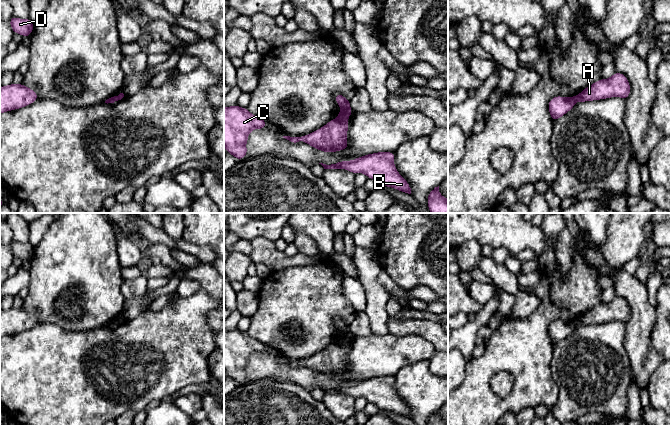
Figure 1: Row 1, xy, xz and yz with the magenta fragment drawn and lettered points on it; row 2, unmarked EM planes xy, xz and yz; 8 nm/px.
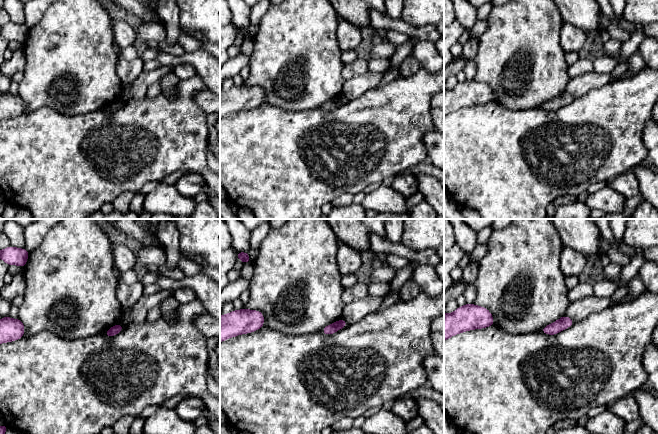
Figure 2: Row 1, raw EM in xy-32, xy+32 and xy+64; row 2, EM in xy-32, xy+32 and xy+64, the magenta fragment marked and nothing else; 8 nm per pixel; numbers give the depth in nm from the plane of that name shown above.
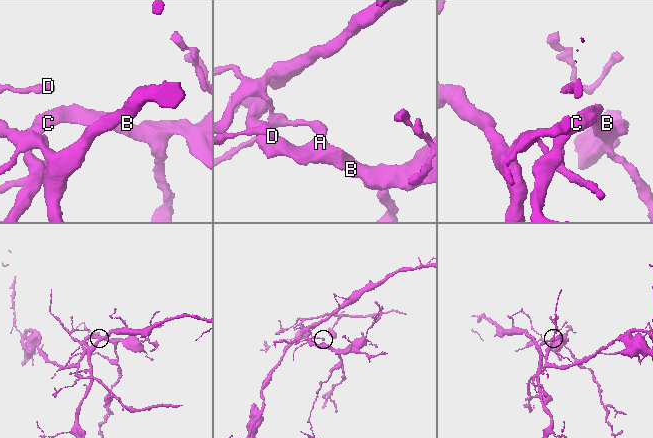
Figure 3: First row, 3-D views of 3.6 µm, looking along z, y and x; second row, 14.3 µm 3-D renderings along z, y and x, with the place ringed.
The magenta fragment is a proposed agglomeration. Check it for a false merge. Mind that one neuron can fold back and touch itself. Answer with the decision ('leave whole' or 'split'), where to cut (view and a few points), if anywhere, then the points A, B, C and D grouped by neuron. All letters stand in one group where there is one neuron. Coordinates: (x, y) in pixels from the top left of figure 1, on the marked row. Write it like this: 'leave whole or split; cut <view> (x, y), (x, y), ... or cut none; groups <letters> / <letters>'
split; cut xz (338, 117), (345, 119); groups A B C / D

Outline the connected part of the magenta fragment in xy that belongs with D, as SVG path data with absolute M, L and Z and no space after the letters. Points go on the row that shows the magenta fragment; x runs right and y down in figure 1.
M12 16L9 19L9 22L14 34L18 33L23 37L27 37L27 36L30 36L33 31L34 23L29 18L19 19Z

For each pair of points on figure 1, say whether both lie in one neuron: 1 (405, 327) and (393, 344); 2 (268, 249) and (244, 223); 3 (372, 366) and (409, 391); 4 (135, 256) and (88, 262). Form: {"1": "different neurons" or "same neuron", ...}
{"1": "different neurons", "2": "different neurons", "3": "different neurons", "4": "different neurons"}

